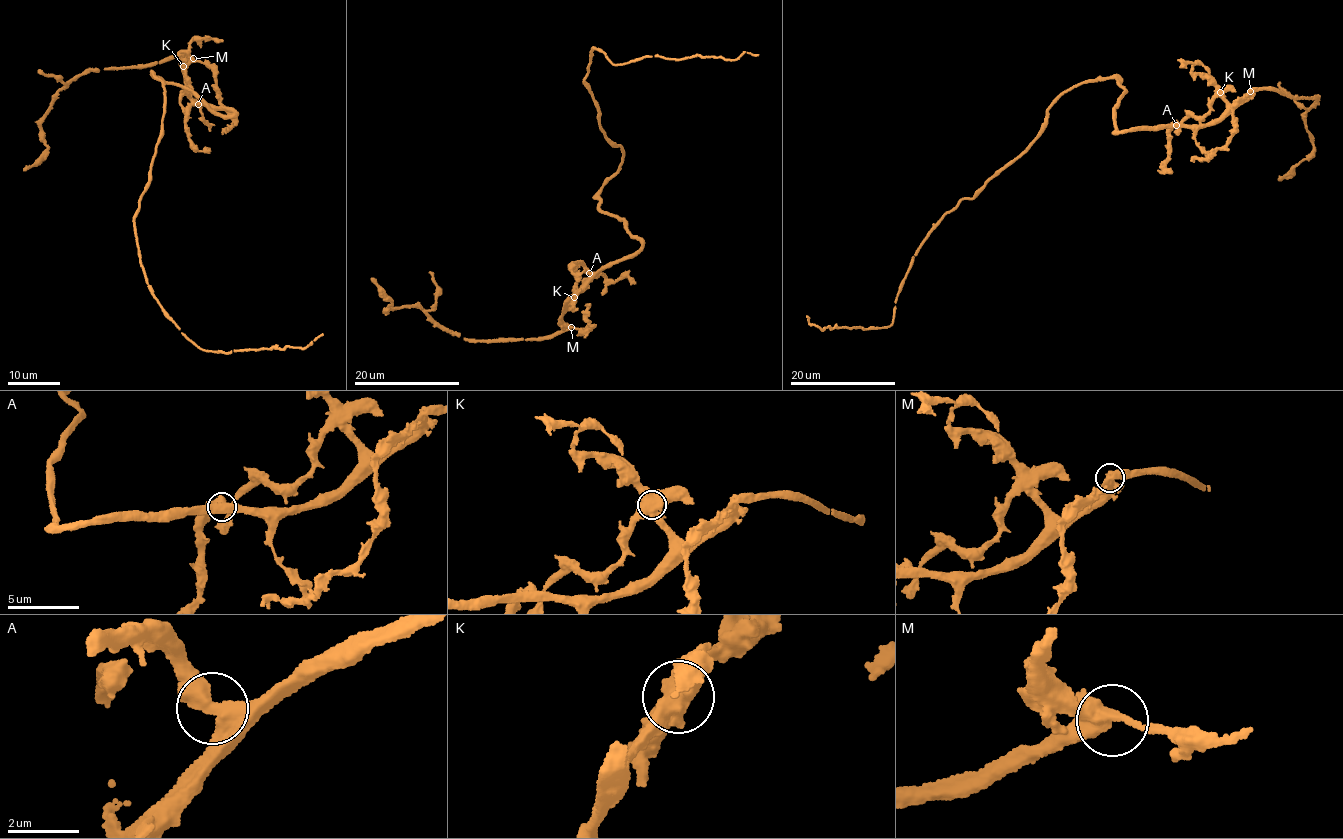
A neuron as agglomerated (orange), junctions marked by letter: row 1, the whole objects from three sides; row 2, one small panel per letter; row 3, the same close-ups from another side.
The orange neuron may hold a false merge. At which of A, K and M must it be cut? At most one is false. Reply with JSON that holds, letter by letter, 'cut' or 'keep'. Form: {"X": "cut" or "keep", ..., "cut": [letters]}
{"A": "keep", "K": "cut", "M": "keep", "cut": ["K"]}

